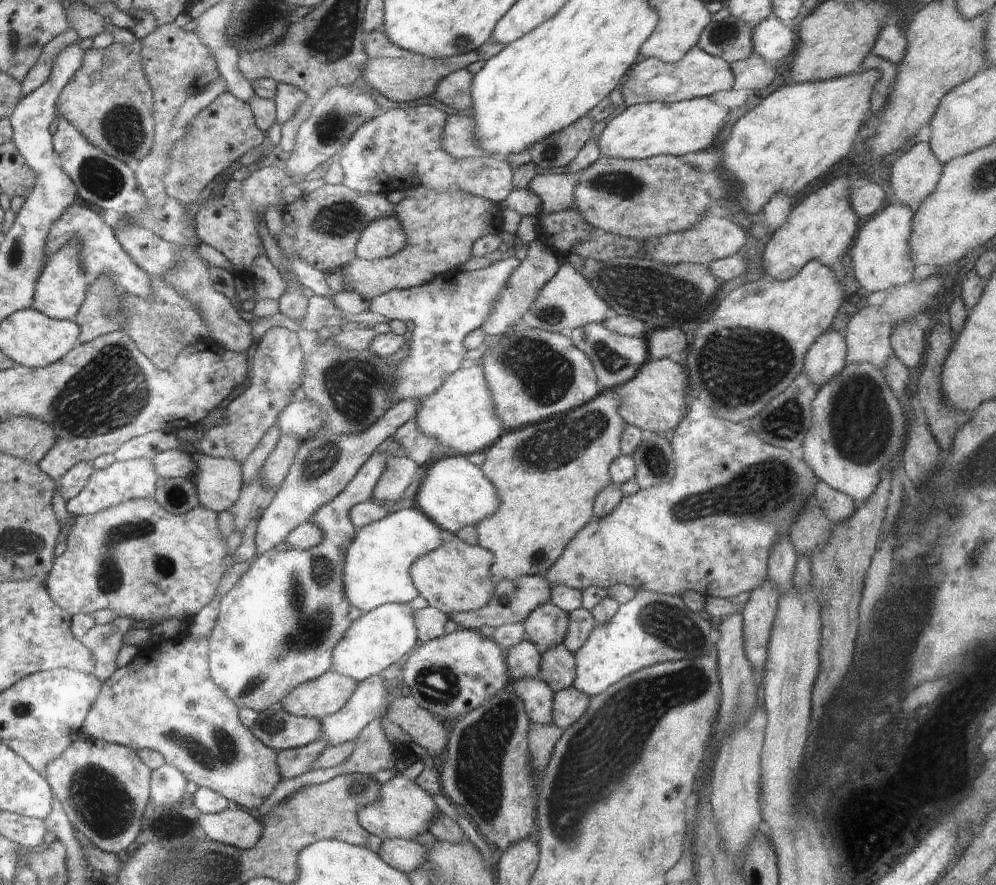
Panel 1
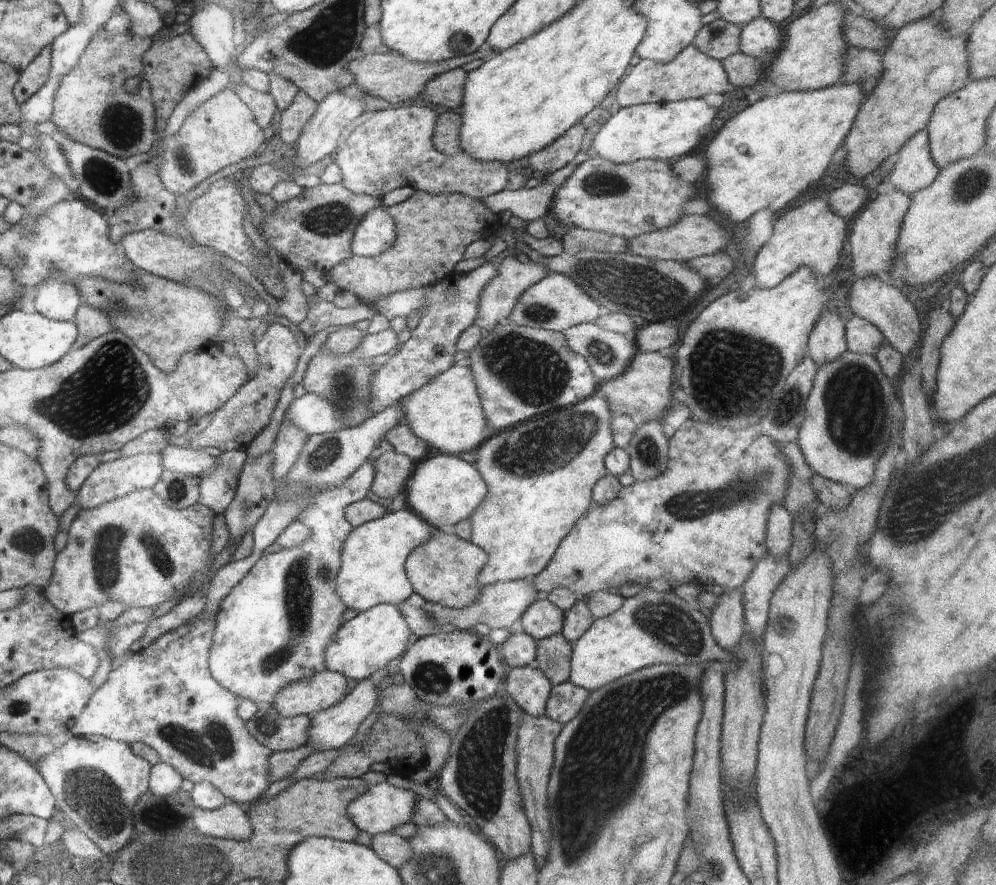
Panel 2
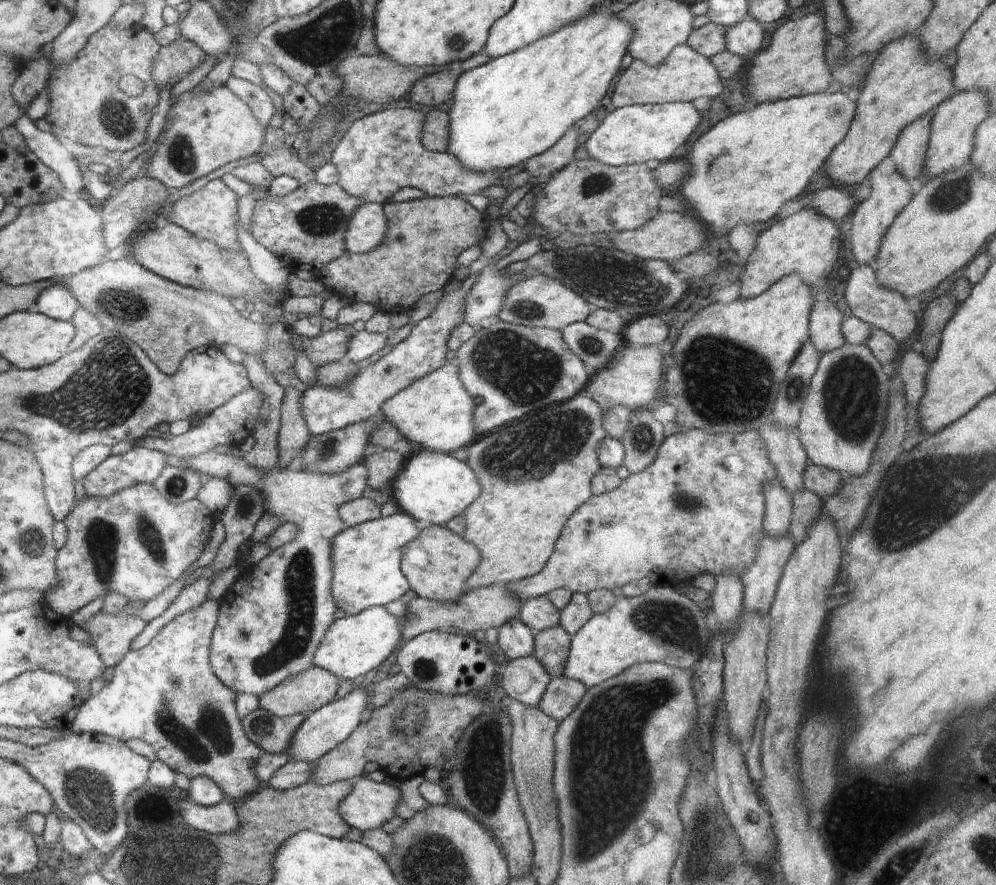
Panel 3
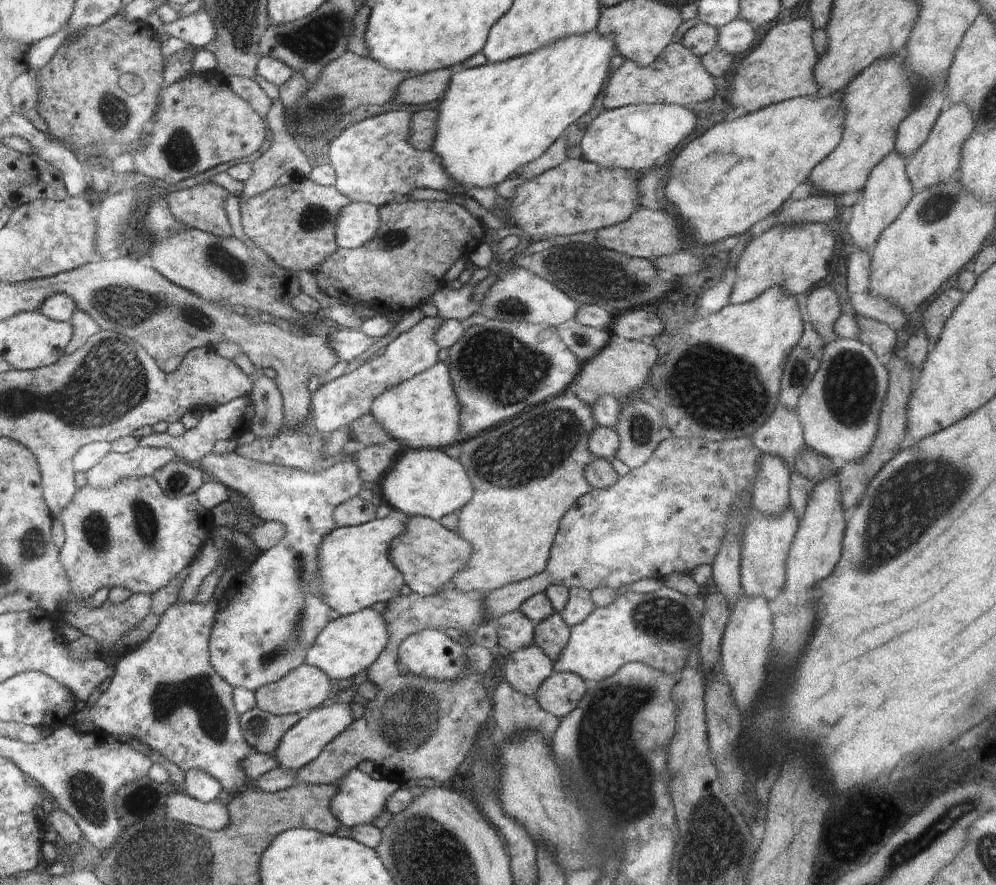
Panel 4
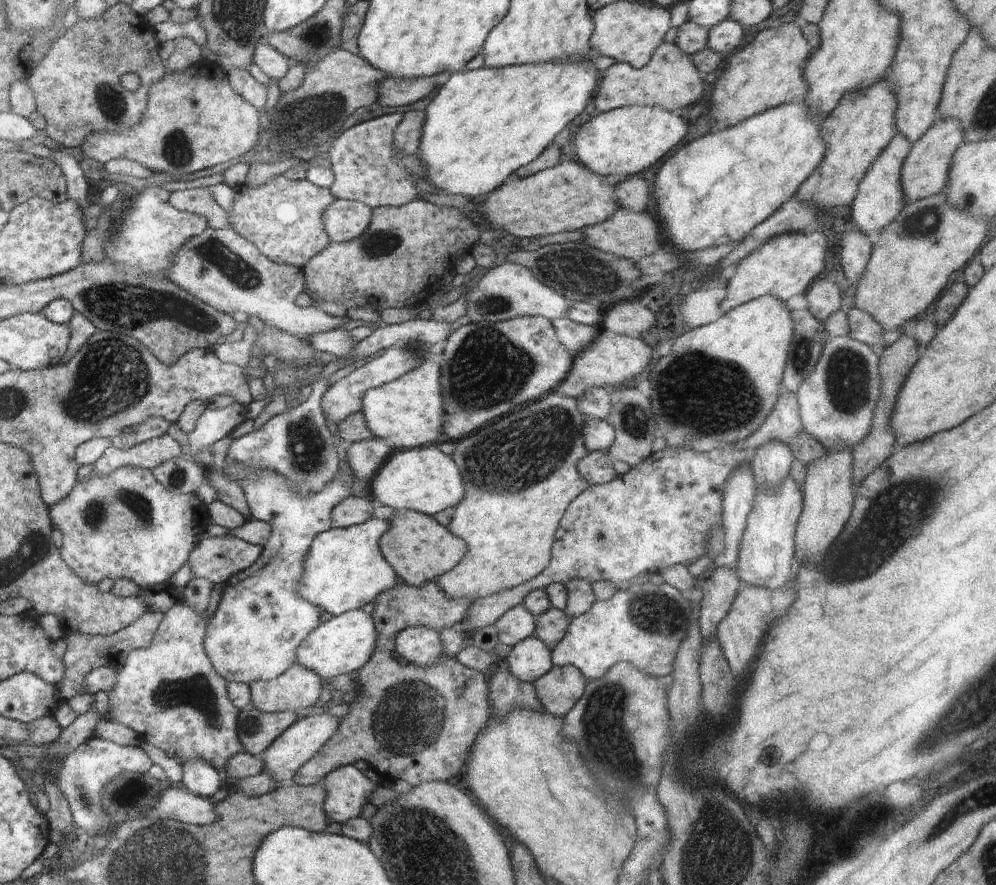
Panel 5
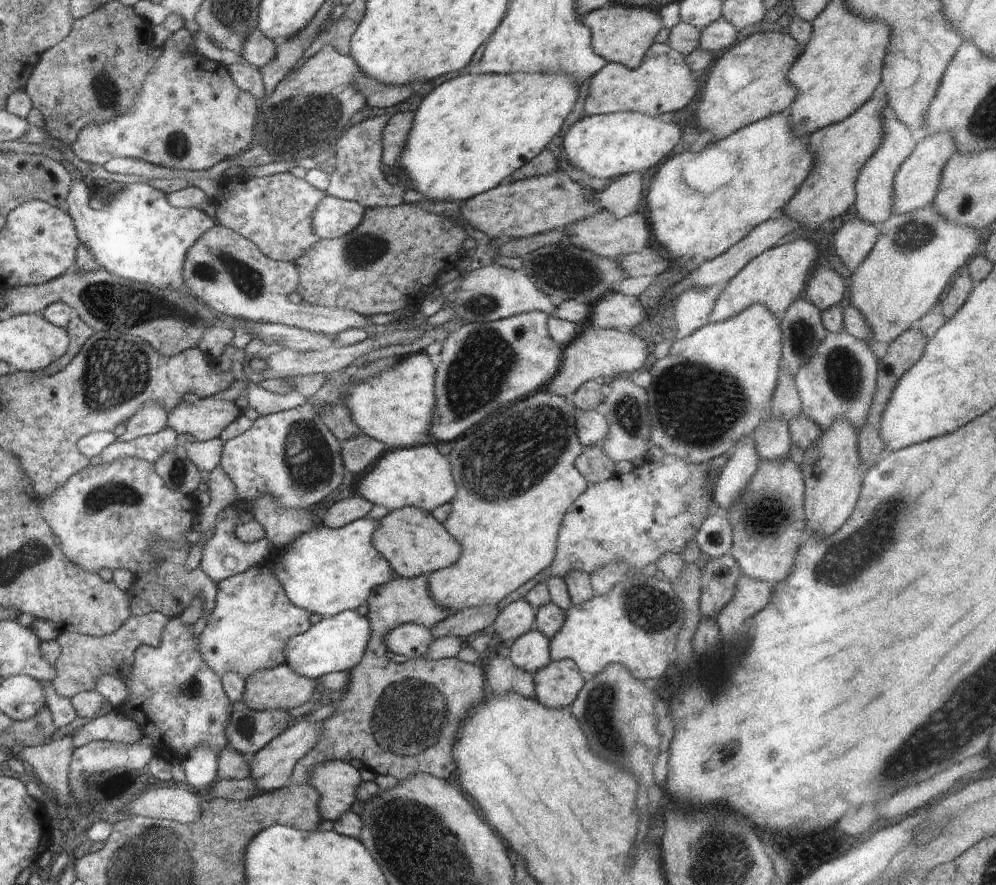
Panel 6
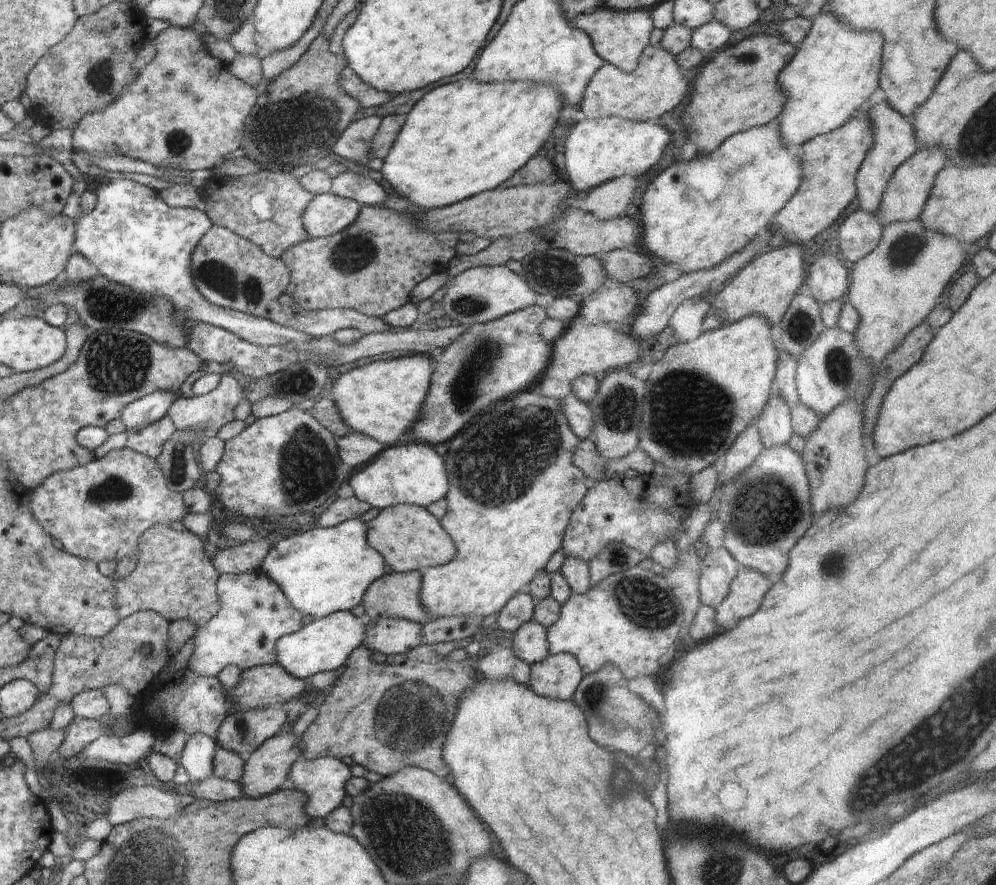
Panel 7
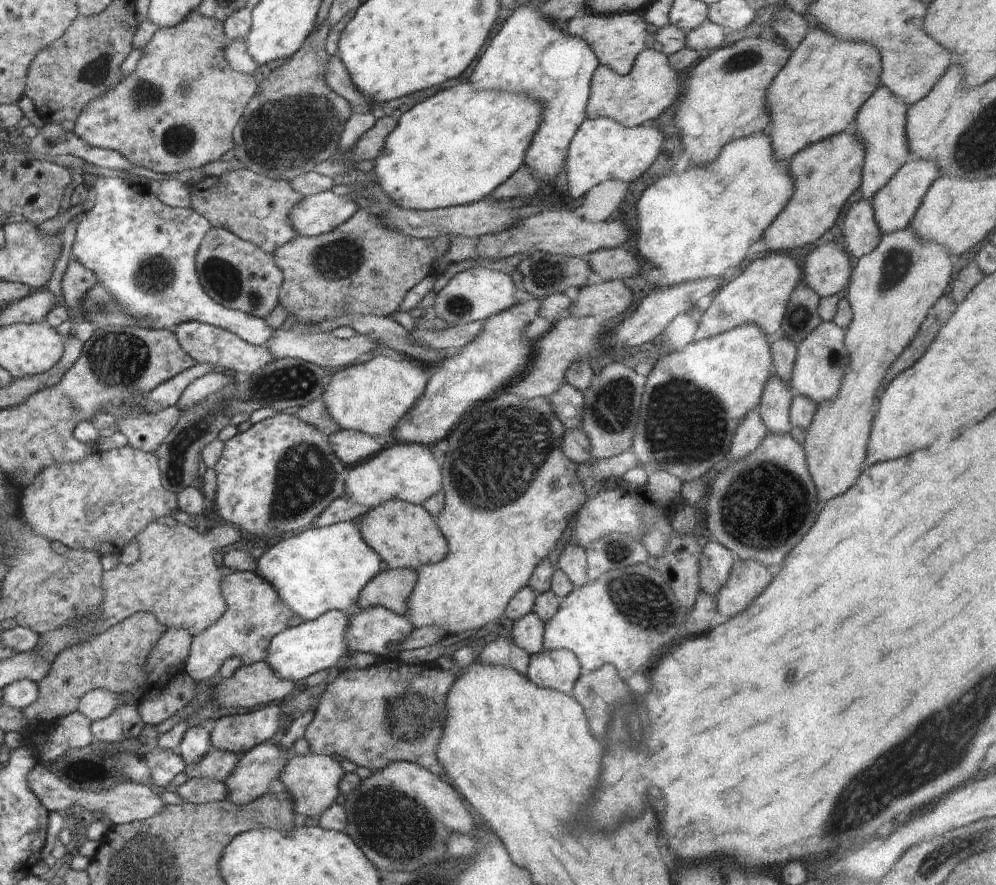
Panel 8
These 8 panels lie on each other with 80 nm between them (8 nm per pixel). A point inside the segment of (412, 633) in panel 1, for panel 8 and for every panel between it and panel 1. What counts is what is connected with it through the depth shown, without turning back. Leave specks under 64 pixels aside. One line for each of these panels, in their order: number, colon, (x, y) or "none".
2: (371, 640)
3: (355, 644)
4: (349, 645)
5: (342, 645)
6: (335, 644)
7: (325, 644)
8: (297, 652)

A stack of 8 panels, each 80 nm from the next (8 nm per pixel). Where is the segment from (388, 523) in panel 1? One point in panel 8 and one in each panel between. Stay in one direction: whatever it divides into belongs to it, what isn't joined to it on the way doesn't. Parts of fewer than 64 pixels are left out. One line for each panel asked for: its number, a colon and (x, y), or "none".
2: (372, 560)
3: (367, 573)
4: (355, 571)
5: (345, 570)
6: (327, 571)
7: (323, 570)
8: (322, 569)

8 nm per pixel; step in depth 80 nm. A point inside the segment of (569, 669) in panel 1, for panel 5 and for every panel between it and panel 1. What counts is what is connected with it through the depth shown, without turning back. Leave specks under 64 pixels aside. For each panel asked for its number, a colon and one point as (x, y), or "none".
2: (554, 657)
3: (551, 645)
4: (551, 634)
5: (551, 627)

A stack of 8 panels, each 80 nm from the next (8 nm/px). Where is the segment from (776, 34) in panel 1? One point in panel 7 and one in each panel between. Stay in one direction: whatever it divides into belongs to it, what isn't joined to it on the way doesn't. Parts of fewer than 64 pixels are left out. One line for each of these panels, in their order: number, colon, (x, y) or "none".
2: (760, 39)
3: (745, 39)
4: (735, 38)
5: (725, 38)
6: (716, 38)
7: (712, 37)

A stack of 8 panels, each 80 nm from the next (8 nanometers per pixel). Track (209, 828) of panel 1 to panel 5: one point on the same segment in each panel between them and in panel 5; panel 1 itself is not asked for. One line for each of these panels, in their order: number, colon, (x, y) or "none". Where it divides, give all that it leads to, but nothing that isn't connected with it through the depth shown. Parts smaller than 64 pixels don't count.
2: (230, 822)
3: (222, 818)
4: (180, 806)
5: (176, 803)

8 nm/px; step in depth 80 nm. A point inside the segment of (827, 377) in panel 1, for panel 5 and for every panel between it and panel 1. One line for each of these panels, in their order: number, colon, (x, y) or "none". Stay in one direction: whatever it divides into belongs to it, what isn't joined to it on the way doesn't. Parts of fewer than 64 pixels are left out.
2: (827, 342)
3: (825, 319)
4: (823, 307)
5: (823, 297)

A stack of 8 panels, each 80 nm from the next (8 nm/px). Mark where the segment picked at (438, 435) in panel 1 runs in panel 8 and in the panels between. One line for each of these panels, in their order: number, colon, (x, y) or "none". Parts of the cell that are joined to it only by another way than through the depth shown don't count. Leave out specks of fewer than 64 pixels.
2: (447, 413)
3: (436, 413)
4: (422, 412)
5: (410, 411)
6: (395, 407)
7: (382, 399)
8: (372, 396)

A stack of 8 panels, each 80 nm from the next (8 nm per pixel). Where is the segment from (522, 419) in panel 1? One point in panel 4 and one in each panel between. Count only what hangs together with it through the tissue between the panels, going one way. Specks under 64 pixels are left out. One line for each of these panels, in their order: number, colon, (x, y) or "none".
2: (520, 373)
3: (509, 371)
4: (498, 369)

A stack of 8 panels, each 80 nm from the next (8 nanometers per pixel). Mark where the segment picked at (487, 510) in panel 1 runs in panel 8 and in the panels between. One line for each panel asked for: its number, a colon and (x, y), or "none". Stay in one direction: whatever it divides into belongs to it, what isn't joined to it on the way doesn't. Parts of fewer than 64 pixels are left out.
2: (443, 489)
3: (433, 487)
4: (424, 482)
5: (421, 479)
6: (418, 476)
7: (406, 472)
8: (406, 471)

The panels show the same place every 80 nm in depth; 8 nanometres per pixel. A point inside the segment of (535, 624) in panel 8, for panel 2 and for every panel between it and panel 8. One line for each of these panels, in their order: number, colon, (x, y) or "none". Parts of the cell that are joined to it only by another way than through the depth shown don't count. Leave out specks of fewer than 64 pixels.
2: (530, 689)
3: (525, 679)
4: (524, 669)
5: (531, 659)
6: (531, 651)
7: (529, 643)

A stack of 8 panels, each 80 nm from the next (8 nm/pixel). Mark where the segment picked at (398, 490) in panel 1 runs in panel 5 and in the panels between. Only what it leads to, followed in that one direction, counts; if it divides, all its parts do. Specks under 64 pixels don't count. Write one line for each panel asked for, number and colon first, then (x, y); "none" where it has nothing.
2: (391, 471)
3: (383, 466)
4: (373, 461)
5: (366, 458)

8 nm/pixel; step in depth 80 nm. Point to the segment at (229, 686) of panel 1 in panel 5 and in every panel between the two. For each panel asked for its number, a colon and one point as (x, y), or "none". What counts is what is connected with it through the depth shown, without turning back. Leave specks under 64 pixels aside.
2: (272, 630)
3: (271, 620)
4: (271, 613)
5: (260, 622)

